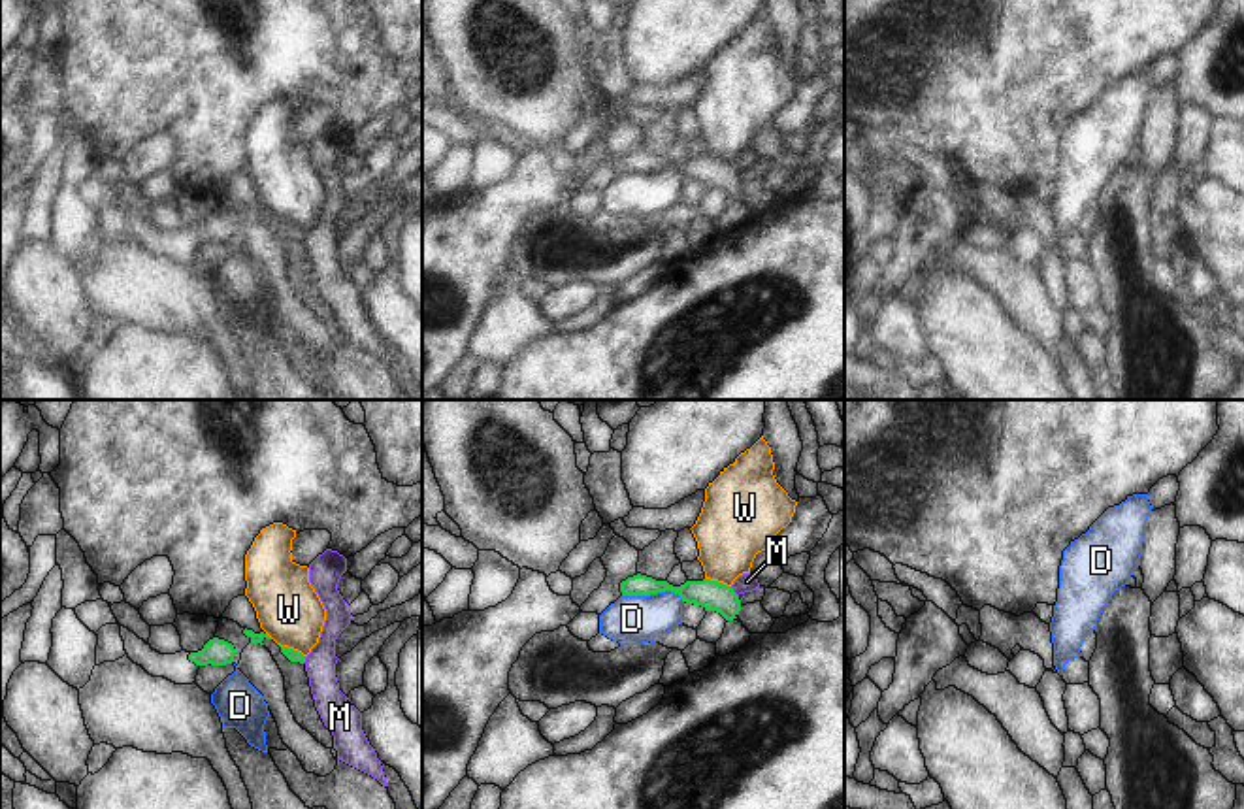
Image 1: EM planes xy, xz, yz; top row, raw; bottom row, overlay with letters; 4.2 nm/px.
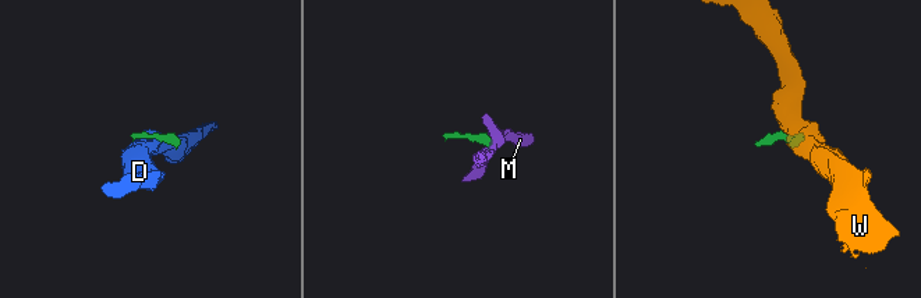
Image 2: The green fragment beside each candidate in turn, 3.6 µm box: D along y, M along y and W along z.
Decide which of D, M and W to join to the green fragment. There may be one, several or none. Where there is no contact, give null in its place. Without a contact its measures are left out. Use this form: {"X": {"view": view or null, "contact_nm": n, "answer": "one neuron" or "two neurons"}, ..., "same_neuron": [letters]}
{"D": {"view": "xz", "contact_nm": 260, "answer": "two neurons"}, "M": {"view": "xz", "contact_nm": 60, "answer": "two neurons"}, "W": {"view": "xy", "contact_nm": 130, "answer": "two neurons"}, "same_neuron": []}

